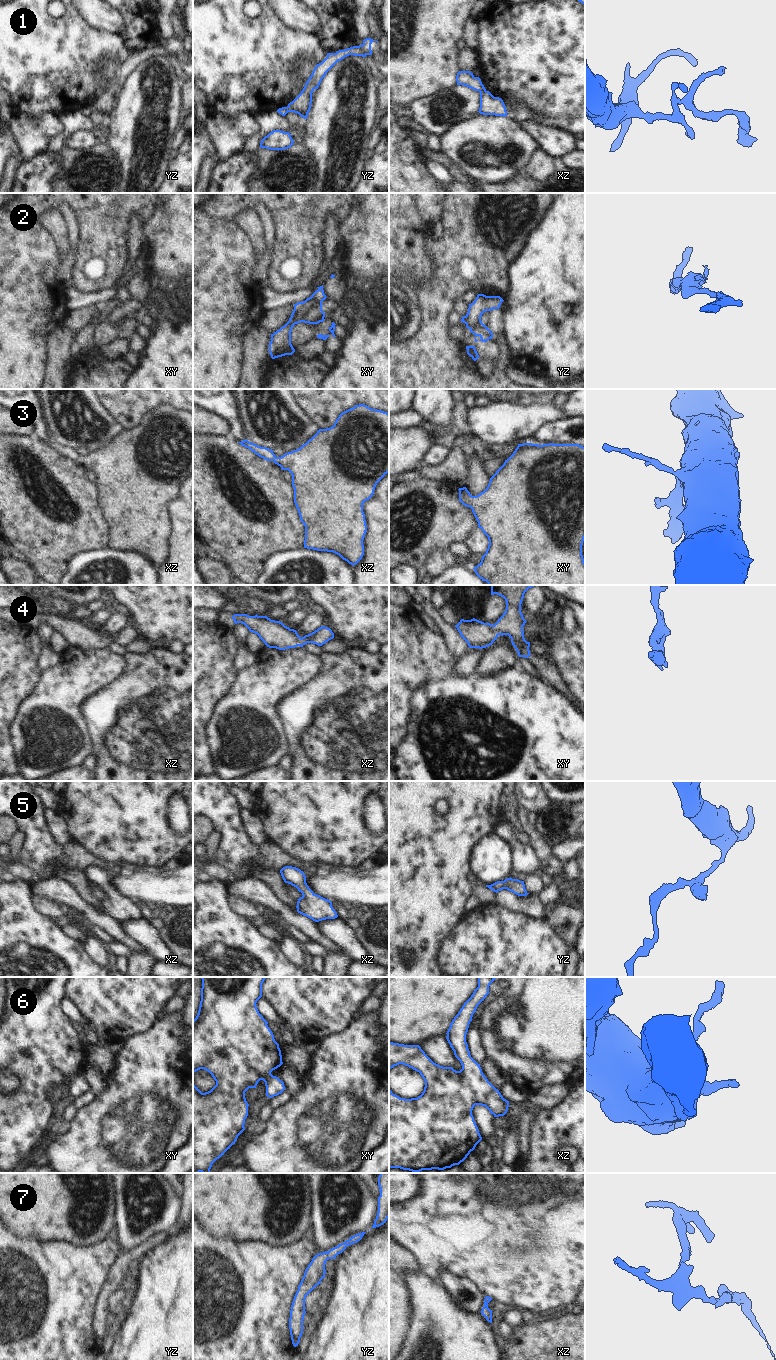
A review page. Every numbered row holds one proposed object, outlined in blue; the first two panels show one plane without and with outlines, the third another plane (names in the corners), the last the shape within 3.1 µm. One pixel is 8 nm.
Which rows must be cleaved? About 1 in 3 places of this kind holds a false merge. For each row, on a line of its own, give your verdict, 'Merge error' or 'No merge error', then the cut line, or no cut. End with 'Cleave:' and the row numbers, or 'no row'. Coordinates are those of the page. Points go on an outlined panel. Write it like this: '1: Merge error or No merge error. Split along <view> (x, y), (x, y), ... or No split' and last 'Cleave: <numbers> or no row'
1: Merge error. Split along xz (485, 90), (480, 92)
2: No merge error. No split
3: No merge error. No split
4: No merge error. No split
5: No merge error. No split
6: No merge error. No split
7: No merge error. No split
Cleave: 1.

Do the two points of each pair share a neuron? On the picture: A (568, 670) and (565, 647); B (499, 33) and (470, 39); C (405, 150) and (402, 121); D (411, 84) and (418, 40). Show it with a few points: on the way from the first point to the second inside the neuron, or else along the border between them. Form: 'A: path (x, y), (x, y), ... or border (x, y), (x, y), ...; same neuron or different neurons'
A: path (568, 664), (568, 653); same neuron
B: border (474, 17), (477, 23), (477, 47), (475, 49); different neurons
C: border (399, 126), (409, 133); different neurons
D: path (411, 73), (411, 51); same neuron

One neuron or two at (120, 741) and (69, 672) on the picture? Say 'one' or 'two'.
two

